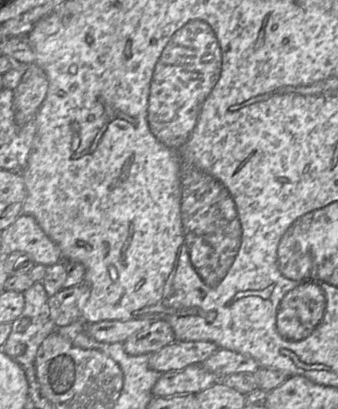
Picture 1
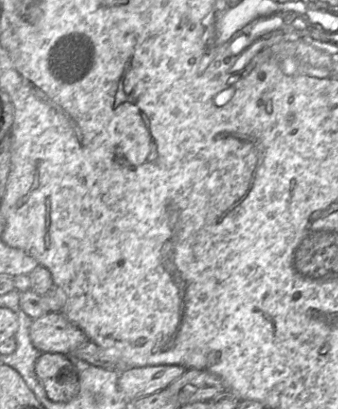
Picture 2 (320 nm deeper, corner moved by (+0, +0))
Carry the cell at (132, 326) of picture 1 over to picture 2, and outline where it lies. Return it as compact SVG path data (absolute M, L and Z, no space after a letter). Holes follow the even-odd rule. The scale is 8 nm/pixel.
M61 311L48 312L33 319L30 340L41 353L61 353L66 356L89 341L84 332L68 321Z

